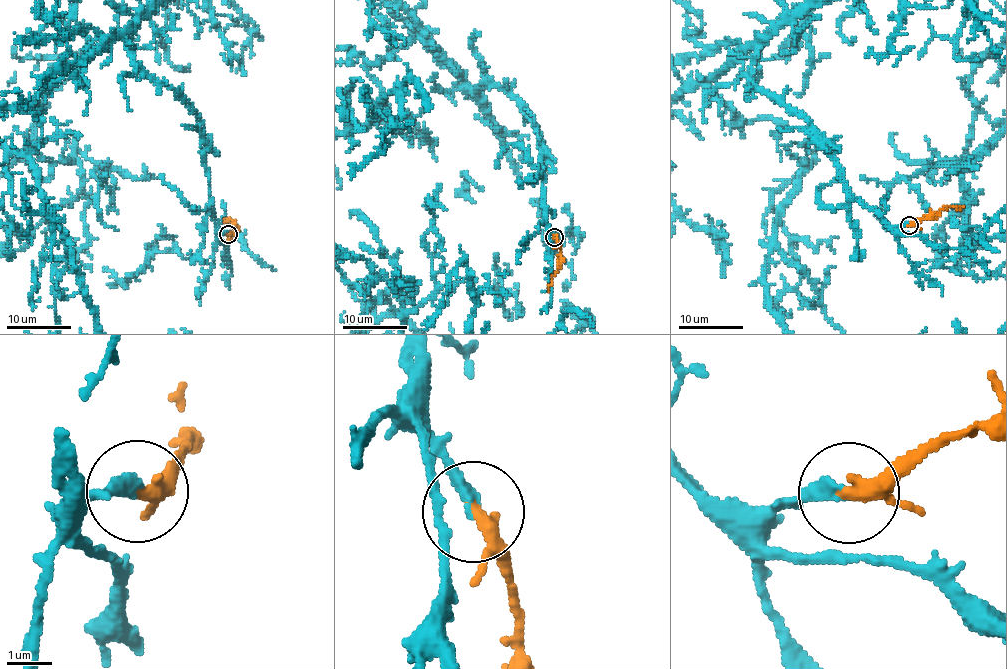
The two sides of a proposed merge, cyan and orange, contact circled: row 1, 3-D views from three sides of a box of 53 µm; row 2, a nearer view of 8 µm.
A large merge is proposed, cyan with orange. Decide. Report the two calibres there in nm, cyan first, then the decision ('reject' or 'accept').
280/260 nm | accept

